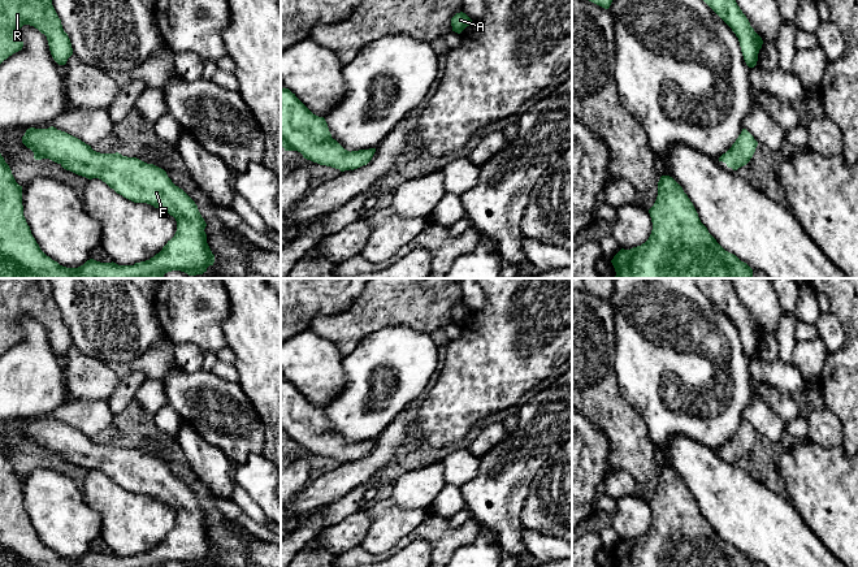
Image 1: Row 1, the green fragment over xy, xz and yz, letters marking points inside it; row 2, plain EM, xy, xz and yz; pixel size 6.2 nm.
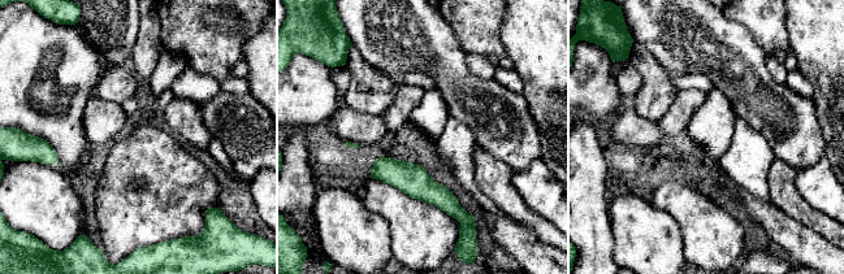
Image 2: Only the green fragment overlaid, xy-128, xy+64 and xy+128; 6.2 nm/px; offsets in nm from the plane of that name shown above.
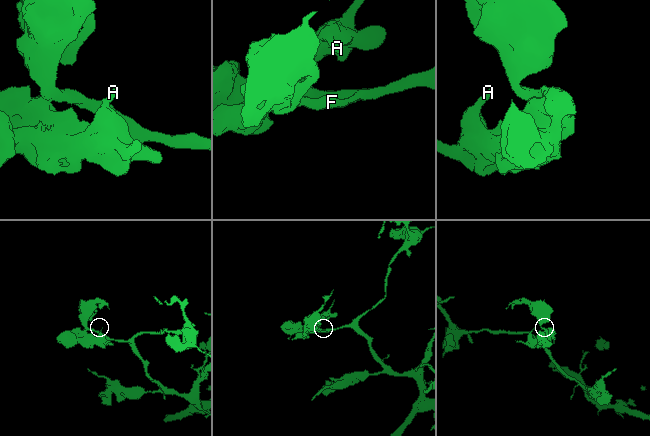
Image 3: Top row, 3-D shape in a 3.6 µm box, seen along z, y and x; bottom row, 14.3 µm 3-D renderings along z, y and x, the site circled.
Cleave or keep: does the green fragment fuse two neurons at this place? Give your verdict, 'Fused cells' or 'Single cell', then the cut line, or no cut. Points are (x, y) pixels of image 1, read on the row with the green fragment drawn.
Single cell. No split

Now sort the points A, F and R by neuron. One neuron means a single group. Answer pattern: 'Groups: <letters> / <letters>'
Groups: A F R

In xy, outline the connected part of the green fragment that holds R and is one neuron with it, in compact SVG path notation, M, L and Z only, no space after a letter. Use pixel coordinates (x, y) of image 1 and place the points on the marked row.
M0 0L0 64L23 47L20 29L30 25L47 36L53 60L65 65L73 55L52 0Z

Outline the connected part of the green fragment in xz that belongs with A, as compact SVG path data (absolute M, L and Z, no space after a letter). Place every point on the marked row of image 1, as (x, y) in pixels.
M456 13L451 18L452 31L460 34L467 26L469 26L471 22L472 20L465 13Z

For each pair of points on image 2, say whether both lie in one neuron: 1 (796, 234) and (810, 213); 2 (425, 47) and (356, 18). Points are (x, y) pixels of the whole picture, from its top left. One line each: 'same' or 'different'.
1: different
2: same

